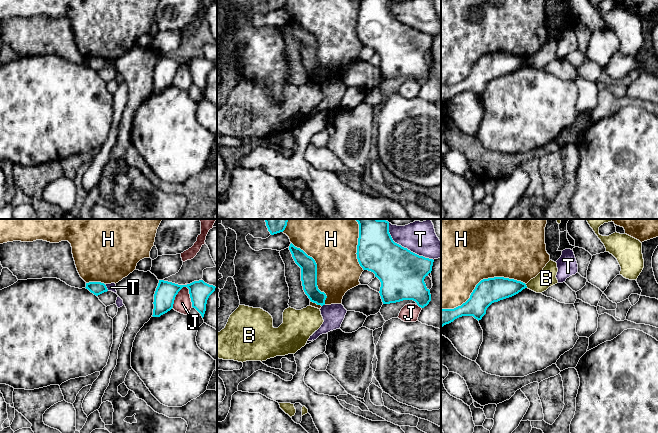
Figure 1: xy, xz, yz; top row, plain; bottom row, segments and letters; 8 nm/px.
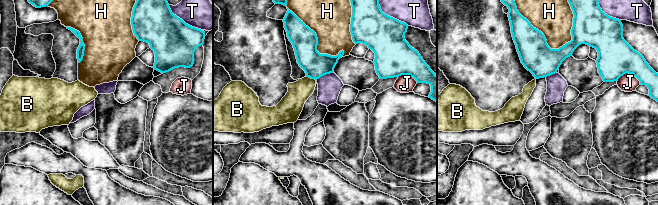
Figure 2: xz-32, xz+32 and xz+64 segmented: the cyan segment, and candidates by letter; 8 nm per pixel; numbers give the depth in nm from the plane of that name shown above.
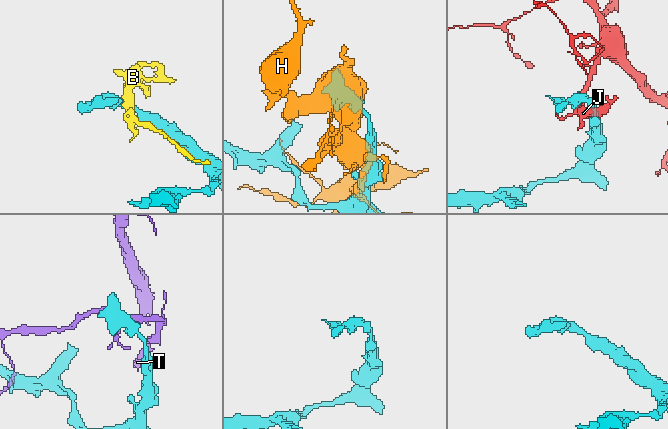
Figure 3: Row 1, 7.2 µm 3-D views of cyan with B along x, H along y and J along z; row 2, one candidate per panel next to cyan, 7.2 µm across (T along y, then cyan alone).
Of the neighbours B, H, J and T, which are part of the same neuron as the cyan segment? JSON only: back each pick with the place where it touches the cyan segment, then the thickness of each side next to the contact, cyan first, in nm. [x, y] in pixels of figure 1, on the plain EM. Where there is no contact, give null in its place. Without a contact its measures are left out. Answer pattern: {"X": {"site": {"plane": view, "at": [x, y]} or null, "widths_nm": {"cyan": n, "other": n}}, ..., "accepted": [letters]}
{"accepted": []}

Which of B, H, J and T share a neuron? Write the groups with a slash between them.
B / H / J / T

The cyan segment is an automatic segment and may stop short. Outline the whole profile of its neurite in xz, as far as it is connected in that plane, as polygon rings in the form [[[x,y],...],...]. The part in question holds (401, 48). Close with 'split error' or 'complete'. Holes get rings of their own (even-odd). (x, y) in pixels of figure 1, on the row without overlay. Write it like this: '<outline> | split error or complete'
[[[359,0],[357,35],[363,46],[371,47],[381,58],[383,80],[413,76],[421,84],[431,77],[430,66],[424,55],[432,47],[433,35],[419,32],[395,19],[389,9],[389,0]]] | complete

